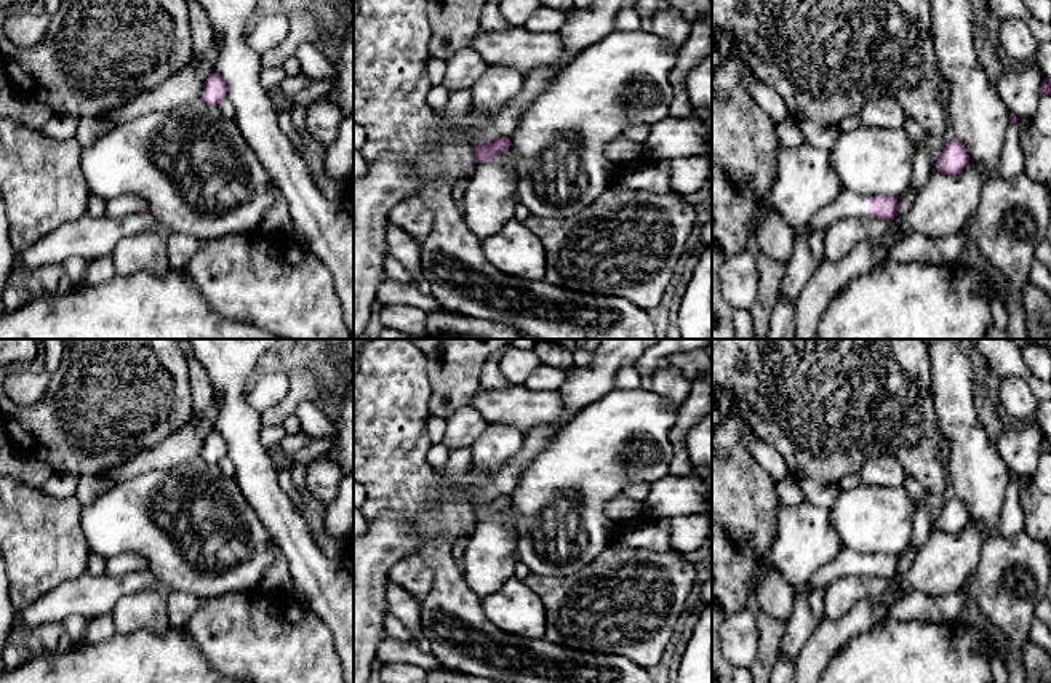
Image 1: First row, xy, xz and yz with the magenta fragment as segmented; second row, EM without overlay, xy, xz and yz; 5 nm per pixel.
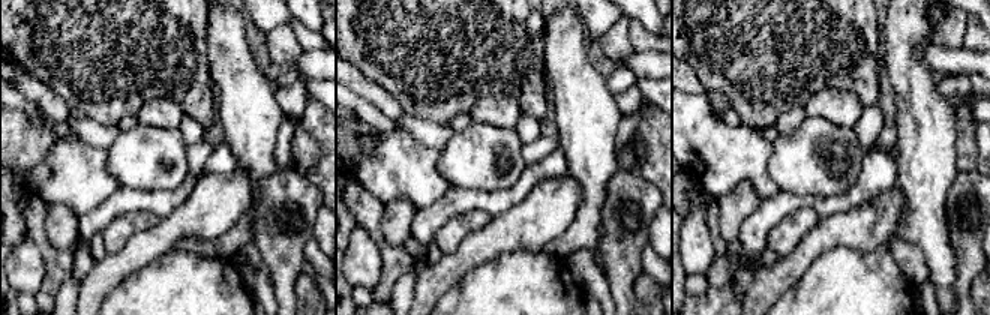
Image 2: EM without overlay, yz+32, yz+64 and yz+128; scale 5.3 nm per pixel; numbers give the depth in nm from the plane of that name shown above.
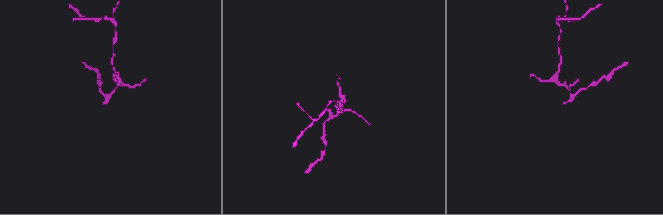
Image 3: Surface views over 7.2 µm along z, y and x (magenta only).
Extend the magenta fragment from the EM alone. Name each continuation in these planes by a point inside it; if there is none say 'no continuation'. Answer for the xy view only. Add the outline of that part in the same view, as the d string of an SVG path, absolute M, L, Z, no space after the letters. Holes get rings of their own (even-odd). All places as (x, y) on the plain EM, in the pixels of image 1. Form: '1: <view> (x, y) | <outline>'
1: xy (128, 562) | M123 552L106 560L106 573L123 576L126 573L141 573L149 565L144 557L136 552Z

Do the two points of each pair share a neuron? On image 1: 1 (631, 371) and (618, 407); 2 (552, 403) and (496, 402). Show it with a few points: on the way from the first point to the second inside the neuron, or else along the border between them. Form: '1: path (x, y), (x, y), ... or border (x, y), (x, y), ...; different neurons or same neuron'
1: border (618, 387), (640, 389); different neurons
2: path (538, 403), (511, 403); same neuron

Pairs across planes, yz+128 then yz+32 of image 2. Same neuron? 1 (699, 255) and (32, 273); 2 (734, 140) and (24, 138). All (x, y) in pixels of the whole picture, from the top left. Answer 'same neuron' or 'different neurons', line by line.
1: same neuron
2: different neurons

